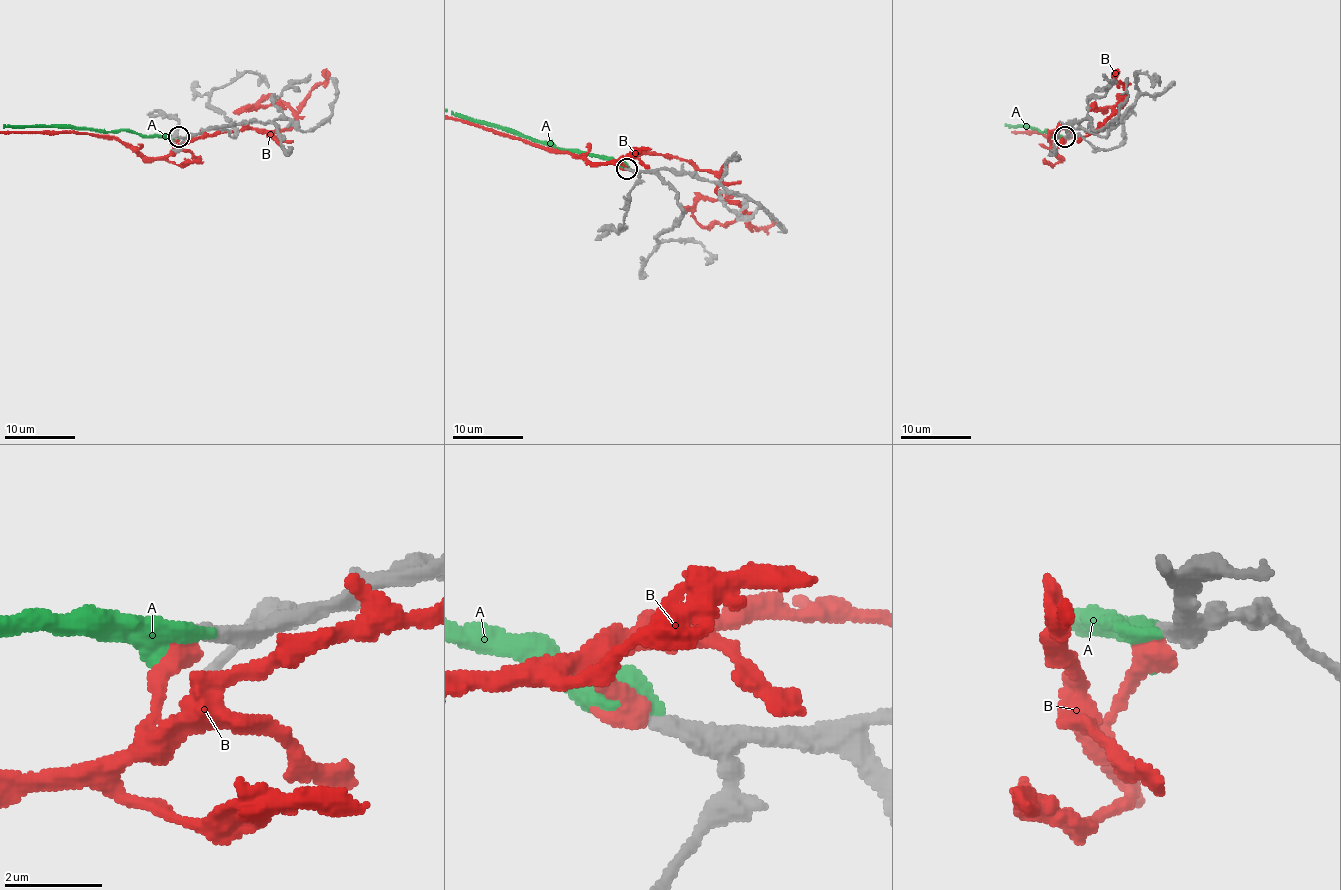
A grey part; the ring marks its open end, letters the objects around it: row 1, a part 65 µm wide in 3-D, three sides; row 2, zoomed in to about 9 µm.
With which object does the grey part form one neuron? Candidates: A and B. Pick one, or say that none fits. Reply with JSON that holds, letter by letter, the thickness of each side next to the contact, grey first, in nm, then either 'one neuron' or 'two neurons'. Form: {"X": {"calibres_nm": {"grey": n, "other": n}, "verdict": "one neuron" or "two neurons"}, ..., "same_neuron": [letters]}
{"A": {"calibres_nm": {"grey": 340, "other": 480}, "verdict": "one neuron"}, "B": {"calibres_nm": {"grey": 300, "other": 550}, "verdict": "two neurons"}, "same_neuron": ["A"]}

